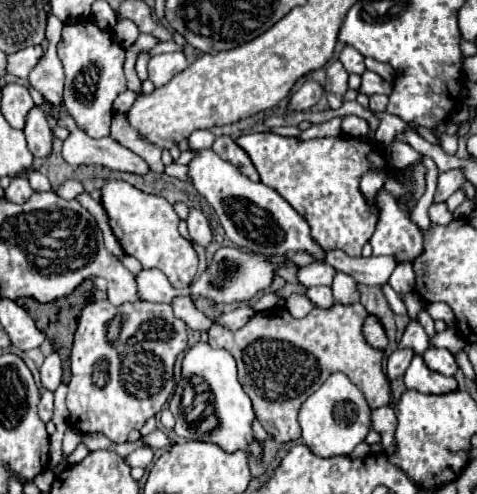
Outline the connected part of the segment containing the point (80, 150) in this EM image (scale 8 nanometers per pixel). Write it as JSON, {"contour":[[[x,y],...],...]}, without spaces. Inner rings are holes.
{"contour":[[[57,113],[57,125],[65,127],[69,131],[69,137],[63,141],[63,159],[69,165],[103,165],[113,171],[127,171],[127,173],[137,173],[145,175],[149,171],[147,163],[113,141],[111,137],[103,139],[93,139],[83,129],[77,127],[75,119],[67,113]]]}

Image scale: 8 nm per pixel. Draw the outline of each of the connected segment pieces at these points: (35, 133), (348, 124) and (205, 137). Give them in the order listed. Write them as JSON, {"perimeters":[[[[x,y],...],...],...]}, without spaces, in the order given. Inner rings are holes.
{"perimeters":[[[[33,107],[25,117],[27,145],[35,157],[47,157],[51,153],[51,129],[45,119],[45,113],[39,107]]],[[[349,115],[341,121],[341,129],[354,137],[365,137],[369,133],[369,124],[360,117]]],[[[205,129],[205,131],[195,131],[195,133],[191,133],[191,137],[189,137],[189,147],[191,147],[191,149],[209,149],[209,147],[213,145],[213,141],[215,141],[215,135],[213,135],[209,129]]]]}

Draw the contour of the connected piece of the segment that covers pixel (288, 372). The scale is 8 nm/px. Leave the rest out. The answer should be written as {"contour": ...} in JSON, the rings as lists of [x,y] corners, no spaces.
{"contour":[[[333,305],[331,309],[313,309],[307,317],[295,319],[285,307],[273,307],[267,311],[255,313],[241,329],[229,331],[227,327],[213,325],[209,329],[209,345],[227,349],[235,361],[239,371],[239,383],[243,385],[243,391],[249,395],[253,403],[255,417],[263,425],[263,429],[277,441],[277,443],[289,443],[297,441],[301,437],[301,429],[297,423],[297,411],[301,403],[313,395],[331,373],[341,371],[345,373],[365,395],[371,409],[389,405],[389,381],[383,373],[383,349],[375,349],[367,343],[363,337],[363,323],[367,319],[365,307],[359,305]]]}

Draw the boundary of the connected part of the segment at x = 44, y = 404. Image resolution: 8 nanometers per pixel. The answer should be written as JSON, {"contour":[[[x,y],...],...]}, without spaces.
{"contour":[[[45,391],[41,395],[41,401],[39,401],[39,419],[43,423],[49,423],[51,421],[51,415],[53,415],[53,393],[51,391]]]}

